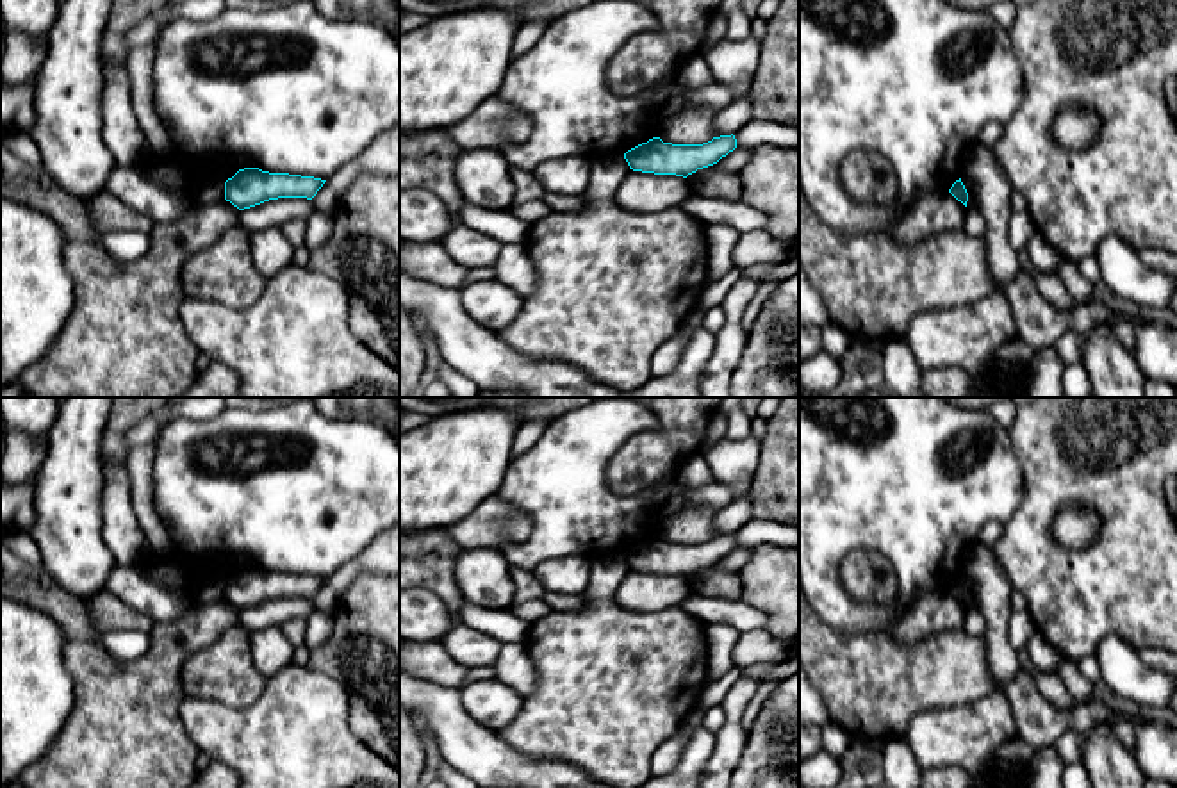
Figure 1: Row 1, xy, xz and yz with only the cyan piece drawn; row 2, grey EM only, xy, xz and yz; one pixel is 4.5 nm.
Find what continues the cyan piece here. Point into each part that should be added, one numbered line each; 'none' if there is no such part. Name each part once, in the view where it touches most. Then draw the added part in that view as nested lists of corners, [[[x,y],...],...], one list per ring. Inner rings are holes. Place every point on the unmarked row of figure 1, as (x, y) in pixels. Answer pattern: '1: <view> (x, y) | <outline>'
none

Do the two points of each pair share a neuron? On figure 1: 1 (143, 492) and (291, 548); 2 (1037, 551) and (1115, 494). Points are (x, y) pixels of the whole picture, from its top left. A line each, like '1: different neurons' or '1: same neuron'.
1: different neurons
2: same neuron

